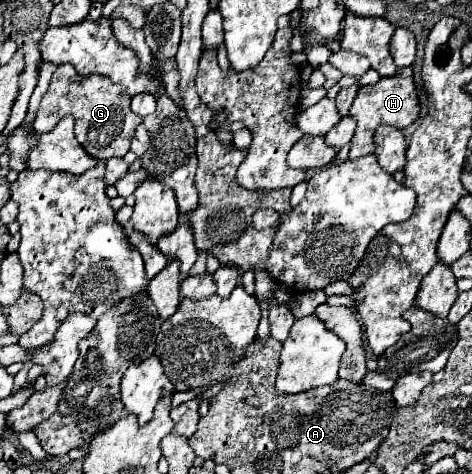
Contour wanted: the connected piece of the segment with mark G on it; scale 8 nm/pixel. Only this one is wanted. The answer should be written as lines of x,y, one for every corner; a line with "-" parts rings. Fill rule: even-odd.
59,65
51,77
49,89
41,99
37,119
33,123
35,133
51,131
57,123
73,113
75,117
75,137
83,149
95,159
123,157
129,151
129,141
135,127
143,121
131,111
131,97
123,93
121,85
115,85
105,75
79,75
73,65

